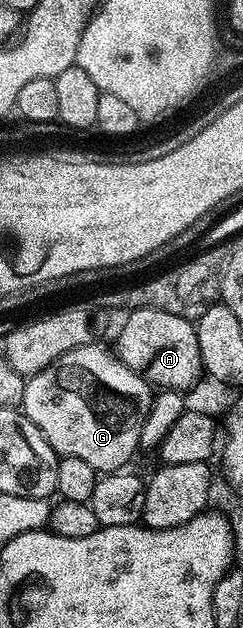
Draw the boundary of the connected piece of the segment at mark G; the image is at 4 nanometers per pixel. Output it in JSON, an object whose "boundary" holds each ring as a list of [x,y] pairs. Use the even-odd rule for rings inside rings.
{"boundary":[[[99,343],[77,347],[73,351],[61,355],[61,359],[54,361],[48,369],[42,369],[40,373],[35,373],[32,377],[26,378],[26,383],[27,386],[25,387],[21,411],[39,428],[41,435],[45,435],[49,447],[53,447],[53,451],[58,453],[60,457],[81,459],[84,463],[89,463],[89,467],[93,467],[96,474],[106,475],[122,470],[126,466],[123,464],[134,455],[135,449],[138,450],[140,448],[139,436],[141,435],[141,427],[145,423],[145,415],[149,415],[151,410],[153,389],[141,373],[134,373],[129,367],[125,367],[125,363],[121,363],[110,348],[102,349]]]}

